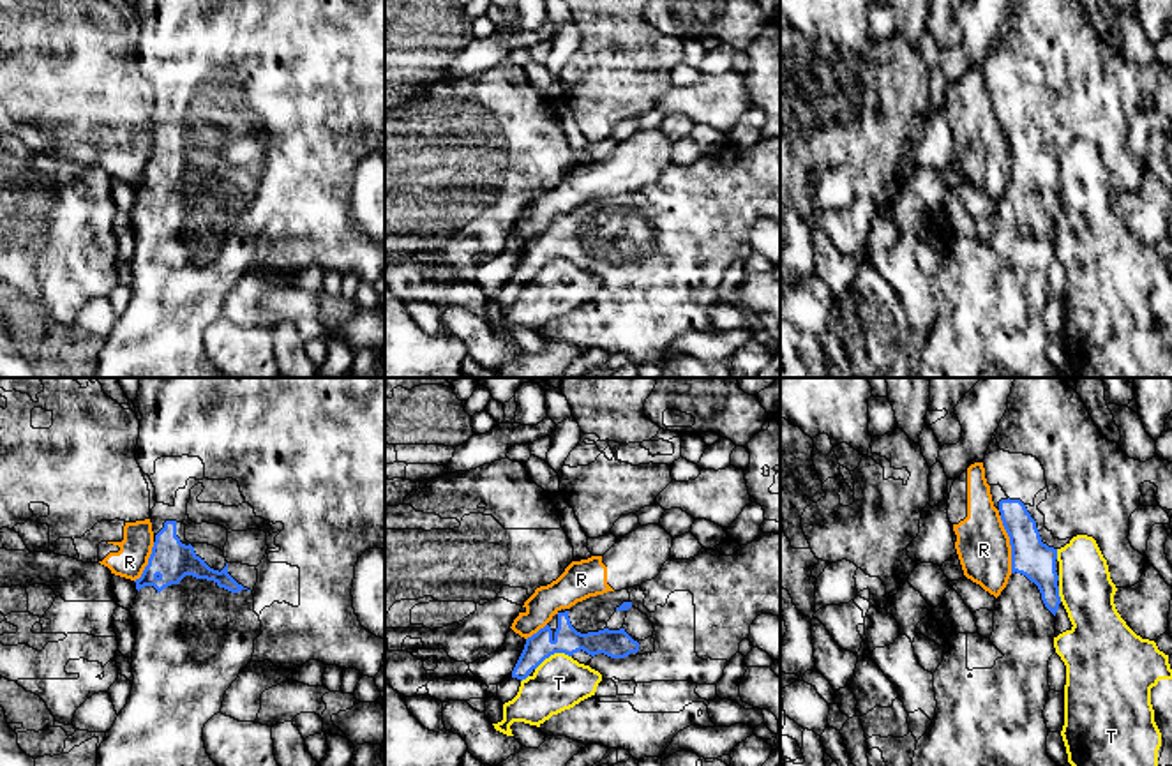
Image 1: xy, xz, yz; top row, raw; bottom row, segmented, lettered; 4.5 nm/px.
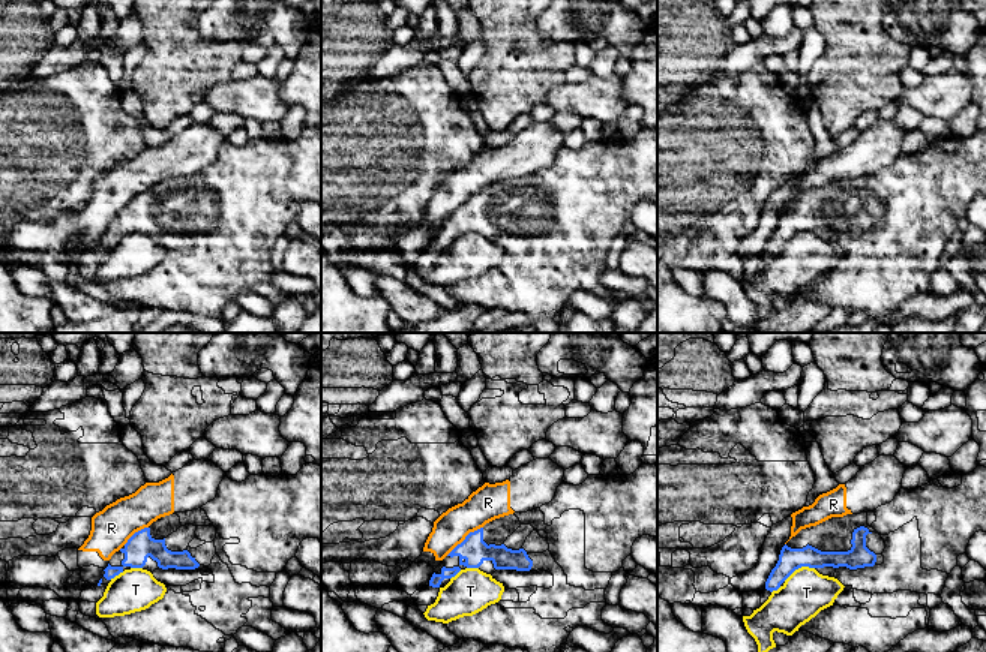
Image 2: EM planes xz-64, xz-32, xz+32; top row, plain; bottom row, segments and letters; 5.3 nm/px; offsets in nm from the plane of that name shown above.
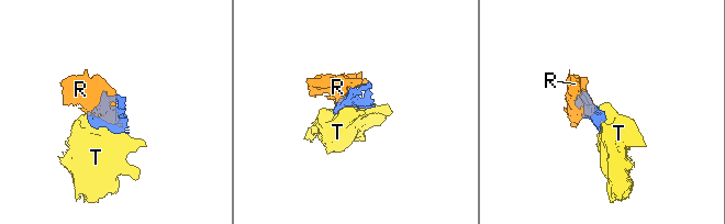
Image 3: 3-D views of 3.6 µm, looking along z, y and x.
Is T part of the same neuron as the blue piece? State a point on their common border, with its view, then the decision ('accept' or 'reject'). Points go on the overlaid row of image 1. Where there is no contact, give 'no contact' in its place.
meets blue in xz at (553, 653); reject

